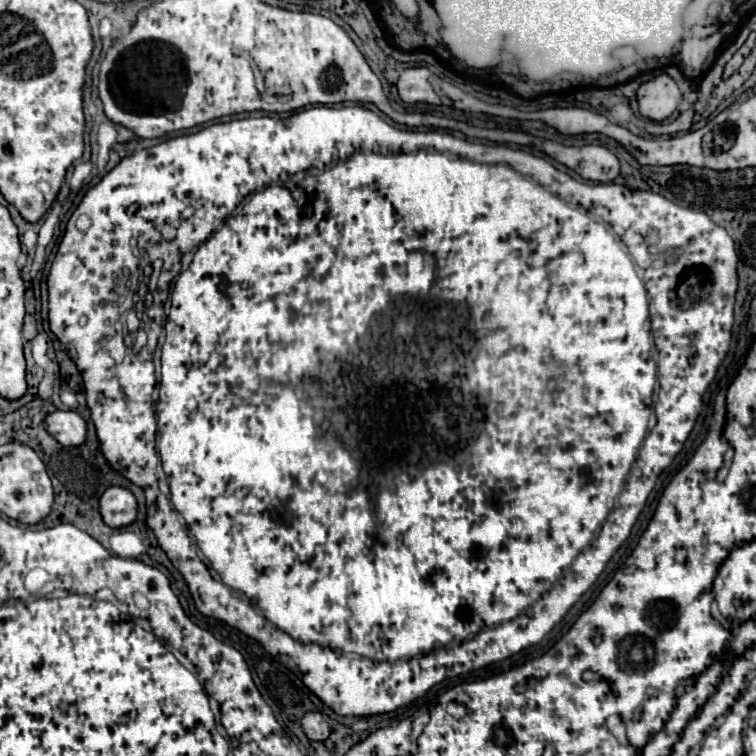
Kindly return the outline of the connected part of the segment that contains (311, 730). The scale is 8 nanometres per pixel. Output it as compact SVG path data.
M306 712L302 718L302 730L310 740L326 740L330 736L330 726L320 712Z

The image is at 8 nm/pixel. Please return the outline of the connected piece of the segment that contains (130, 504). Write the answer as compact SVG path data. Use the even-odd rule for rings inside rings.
M110 486L100 500L102 520L112 528L122 528L136 518L136 498L122 486Z

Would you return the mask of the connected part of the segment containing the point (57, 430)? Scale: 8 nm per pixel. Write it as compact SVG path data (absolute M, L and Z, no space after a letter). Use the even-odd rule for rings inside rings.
M54 410L44 422L46 430L62 446L80 446L86 440L86 422L74 410Z

